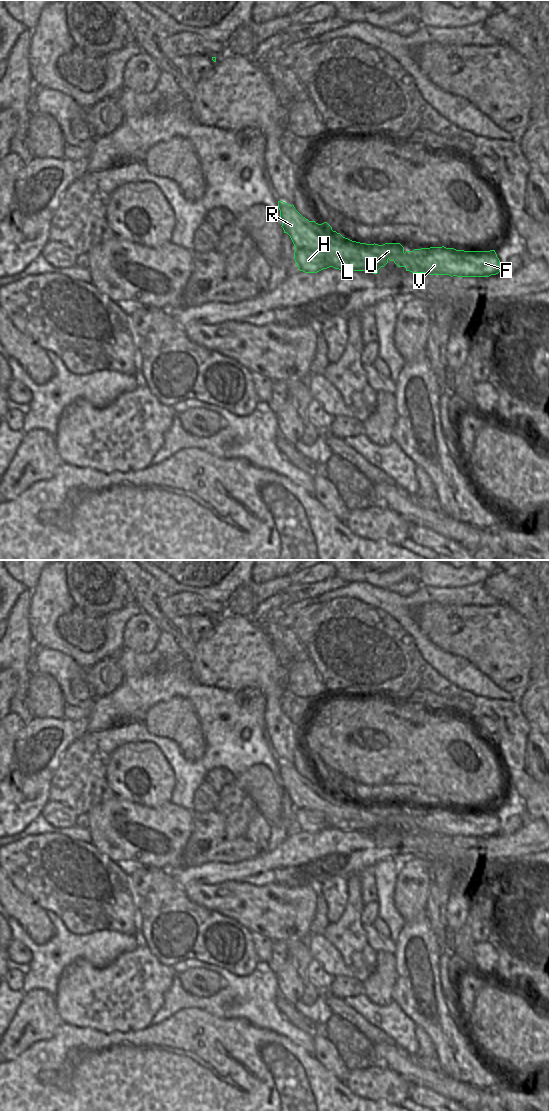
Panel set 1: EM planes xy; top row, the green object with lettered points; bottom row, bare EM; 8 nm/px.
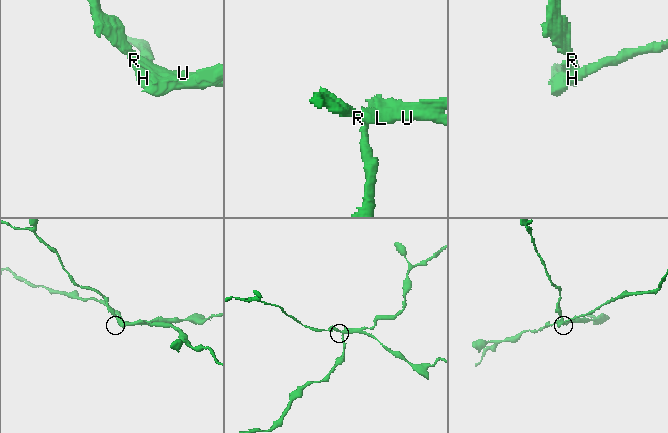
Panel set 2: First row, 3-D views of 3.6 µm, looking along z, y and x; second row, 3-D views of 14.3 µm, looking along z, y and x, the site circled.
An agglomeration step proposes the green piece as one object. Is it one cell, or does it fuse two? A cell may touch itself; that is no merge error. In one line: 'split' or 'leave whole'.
split

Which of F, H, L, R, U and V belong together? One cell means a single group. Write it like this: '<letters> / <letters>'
F L R U V / H

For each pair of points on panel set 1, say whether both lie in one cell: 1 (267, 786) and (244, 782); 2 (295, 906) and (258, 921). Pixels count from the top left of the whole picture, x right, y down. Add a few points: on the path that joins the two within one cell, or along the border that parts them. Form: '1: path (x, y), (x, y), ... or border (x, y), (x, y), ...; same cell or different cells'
1: path (261, 786), (257, 782), (250, 782); same cell
2: path (286, 912), (267, 912); same cell

